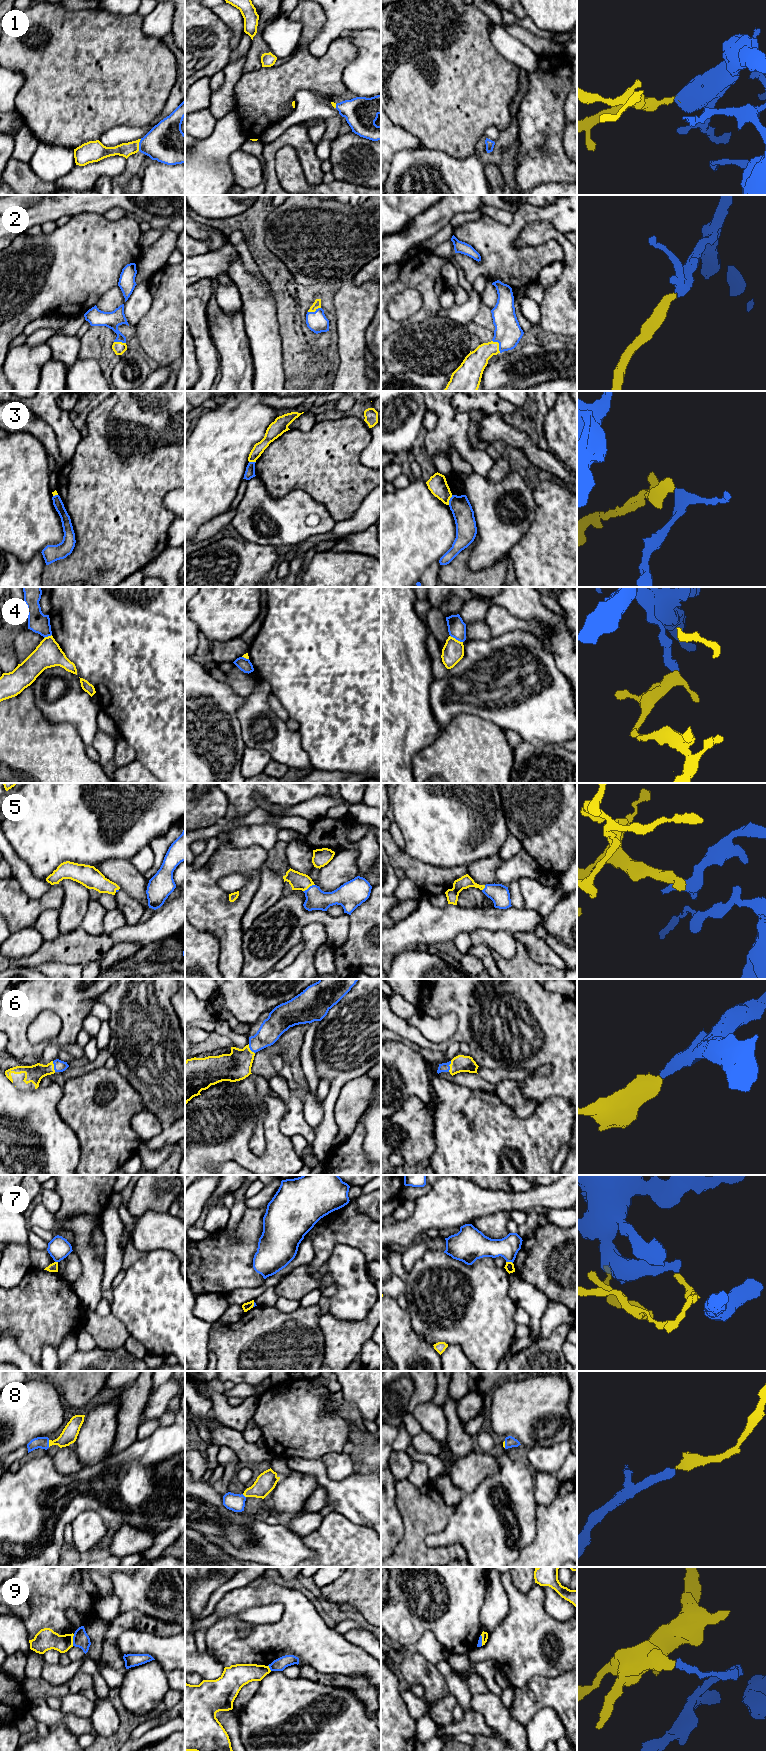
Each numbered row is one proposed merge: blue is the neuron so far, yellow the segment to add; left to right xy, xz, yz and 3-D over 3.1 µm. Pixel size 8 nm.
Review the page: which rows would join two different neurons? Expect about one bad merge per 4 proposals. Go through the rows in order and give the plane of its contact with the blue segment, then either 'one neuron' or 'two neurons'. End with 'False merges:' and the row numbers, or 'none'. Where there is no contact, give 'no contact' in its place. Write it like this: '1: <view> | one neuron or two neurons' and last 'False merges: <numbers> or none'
1: xy | one neuron
2: yz | one neuron
3: yz | two neurons
4: yz | two neurons
5: xz | one neuron
6: xy | one neuron
7: yz | two neurons
8: xy | one neuron
9: xy | two neurons
False merges: 3, 4, 7, 9

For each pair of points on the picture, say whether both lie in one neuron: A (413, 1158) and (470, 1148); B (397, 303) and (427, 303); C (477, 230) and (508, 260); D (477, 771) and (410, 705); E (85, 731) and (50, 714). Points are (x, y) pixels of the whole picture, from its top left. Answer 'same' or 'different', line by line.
A: different
B: different
C: same
D: different
E: same

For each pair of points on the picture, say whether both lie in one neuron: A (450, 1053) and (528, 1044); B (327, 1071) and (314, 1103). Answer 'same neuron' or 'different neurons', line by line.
A: different neurons
B: different neurons

